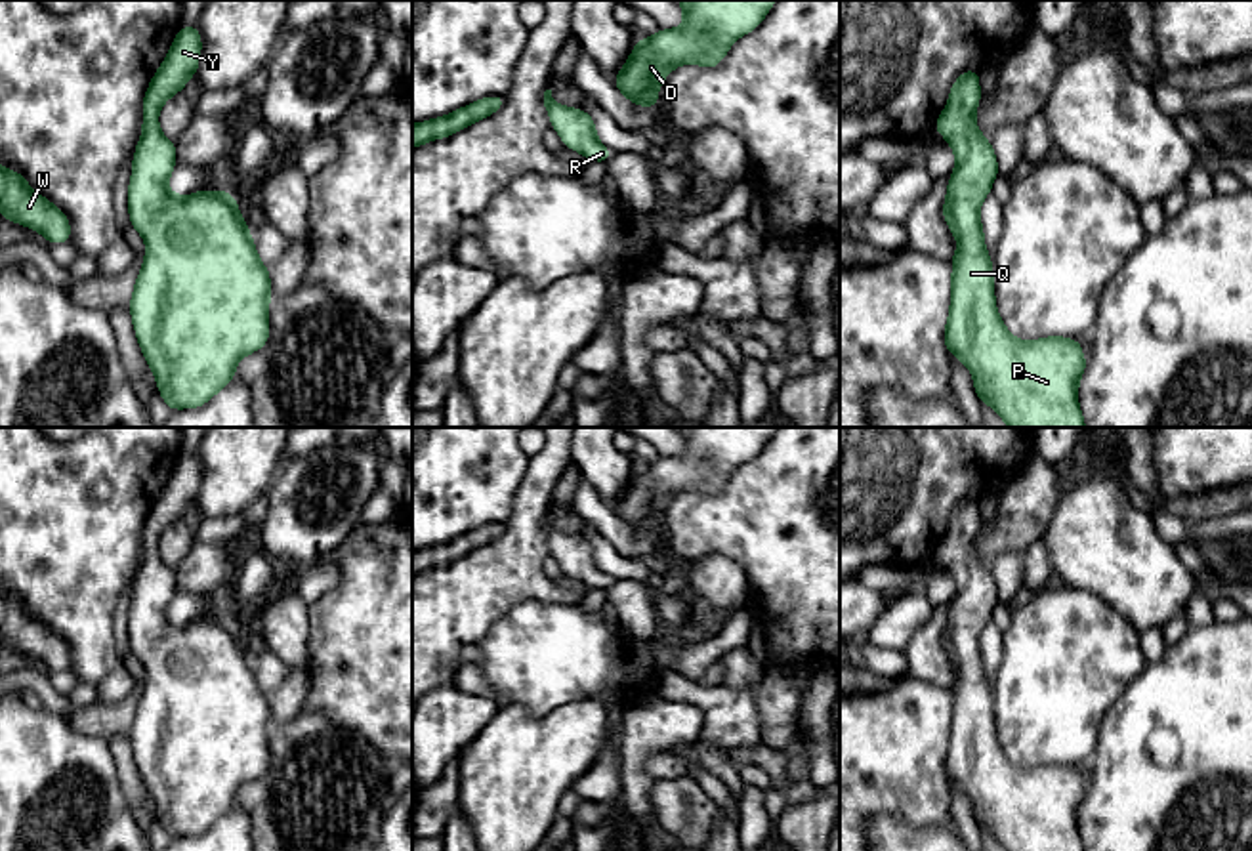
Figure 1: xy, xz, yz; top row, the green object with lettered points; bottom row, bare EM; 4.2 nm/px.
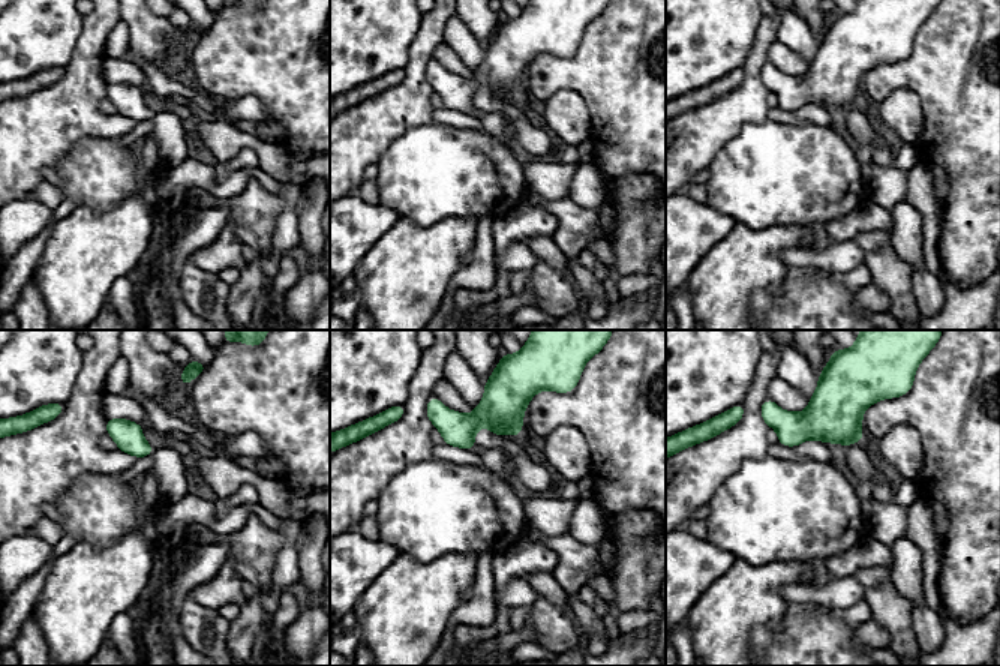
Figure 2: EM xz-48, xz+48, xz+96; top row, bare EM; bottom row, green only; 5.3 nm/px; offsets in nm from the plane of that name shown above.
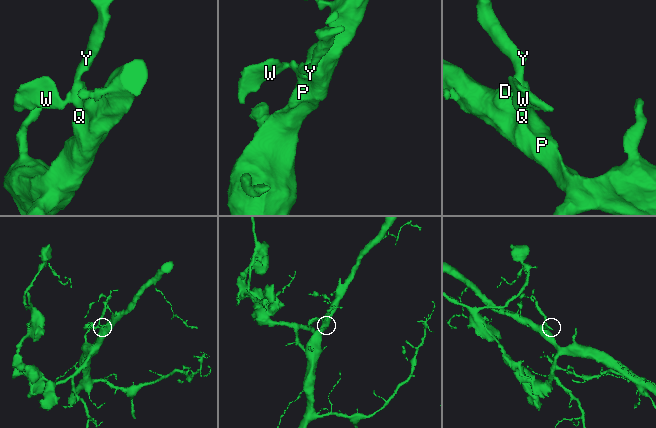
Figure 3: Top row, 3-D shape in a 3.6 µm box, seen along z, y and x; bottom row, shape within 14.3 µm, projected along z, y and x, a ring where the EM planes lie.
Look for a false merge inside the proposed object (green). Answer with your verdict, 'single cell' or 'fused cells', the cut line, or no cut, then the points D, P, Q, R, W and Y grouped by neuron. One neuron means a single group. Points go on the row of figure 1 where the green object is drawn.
single cell; cut none; groups D P Q R W Y

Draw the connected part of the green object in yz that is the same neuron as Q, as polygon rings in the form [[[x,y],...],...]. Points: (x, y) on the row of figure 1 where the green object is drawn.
[[[970,69],[954,80],[949,103],[933,124],[956,156],[943,204],[943,218],[958,242],[950,258],[945,347],[970,368],[977,399],[987,403],[1008,427],[1086,427],[1078,406],[1078,382],[1088,363],[1080,340],[1048,336],[1021,342],[1010,334],[996,311],[992,258],[985,248],[979,208],[1000,174],[992,141],[987,141],[975,124],[979,101],[979,71]]]

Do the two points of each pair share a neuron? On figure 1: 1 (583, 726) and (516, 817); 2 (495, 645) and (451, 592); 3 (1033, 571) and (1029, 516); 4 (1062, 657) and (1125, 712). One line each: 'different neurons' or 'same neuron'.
1: same neuron
2: different neurons
3: different neurons
4: different neurons

